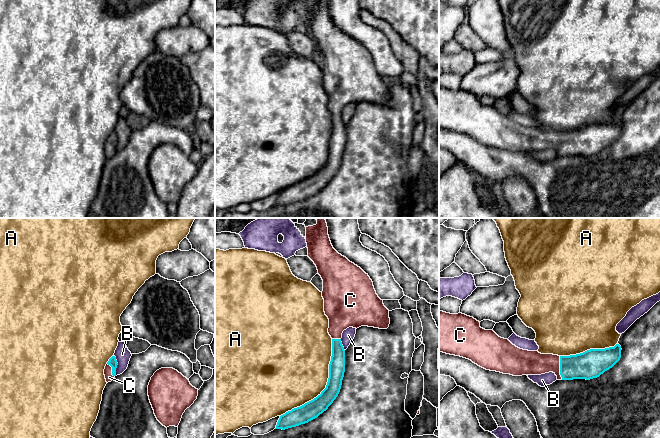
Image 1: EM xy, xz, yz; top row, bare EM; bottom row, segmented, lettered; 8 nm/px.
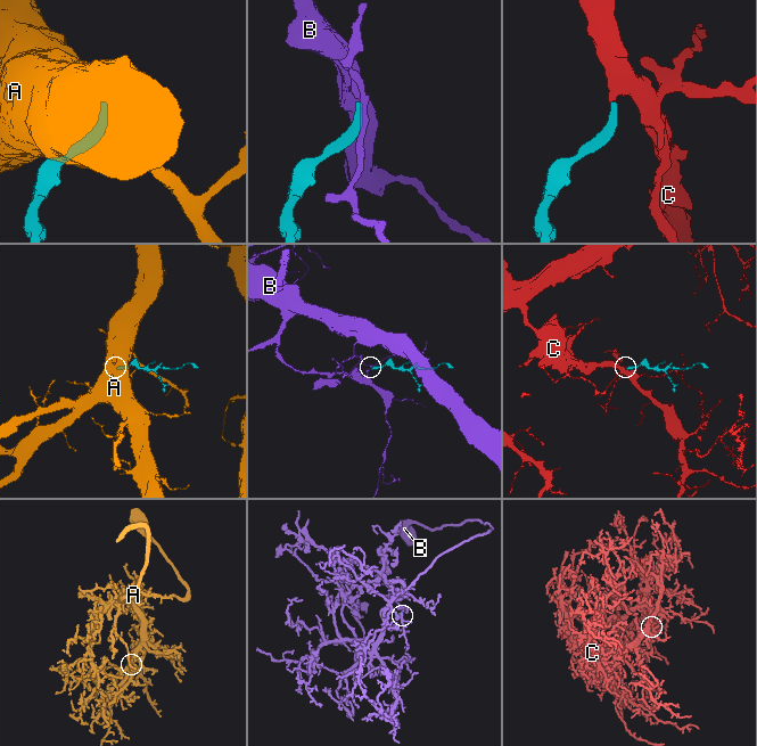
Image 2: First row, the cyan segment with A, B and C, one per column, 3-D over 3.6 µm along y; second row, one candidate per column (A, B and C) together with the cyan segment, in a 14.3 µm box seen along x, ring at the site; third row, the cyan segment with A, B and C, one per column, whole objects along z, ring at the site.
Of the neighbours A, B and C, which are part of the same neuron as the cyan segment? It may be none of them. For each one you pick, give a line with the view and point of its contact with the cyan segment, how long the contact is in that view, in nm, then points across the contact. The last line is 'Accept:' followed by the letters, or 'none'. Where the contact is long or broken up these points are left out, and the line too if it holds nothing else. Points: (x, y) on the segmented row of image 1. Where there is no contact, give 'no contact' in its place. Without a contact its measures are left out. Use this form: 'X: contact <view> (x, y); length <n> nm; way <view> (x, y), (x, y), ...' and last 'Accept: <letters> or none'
C: contact yz (560, 368); length 190 nm; way yz (590, 364), (560, 368), (554, 363), (530, 362)
Accept: C

